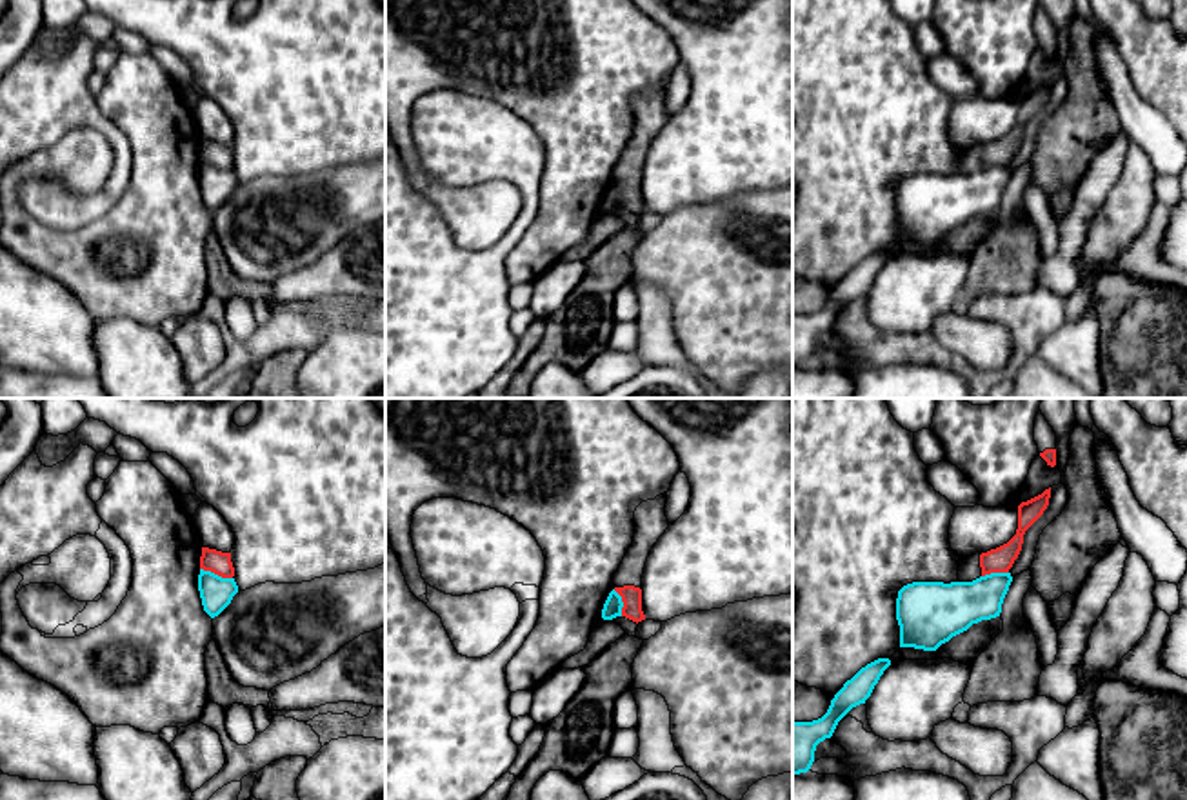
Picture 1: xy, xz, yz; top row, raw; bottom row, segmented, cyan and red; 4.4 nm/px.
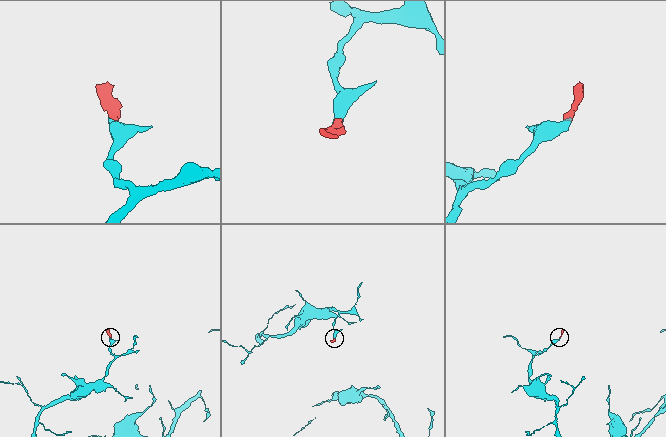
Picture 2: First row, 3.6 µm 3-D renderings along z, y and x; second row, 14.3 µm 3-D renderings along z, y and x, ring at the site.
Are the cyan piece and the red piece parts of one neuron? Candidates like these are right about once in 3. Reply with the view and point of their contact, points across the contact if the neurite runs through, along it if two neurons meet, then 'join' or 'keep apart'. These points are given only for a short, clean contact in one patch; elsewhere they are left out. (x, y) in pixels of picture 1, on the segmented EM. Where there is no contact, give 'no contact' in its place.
xy (217, 575) | along xy (200, 568), (231, 579) | keep apart

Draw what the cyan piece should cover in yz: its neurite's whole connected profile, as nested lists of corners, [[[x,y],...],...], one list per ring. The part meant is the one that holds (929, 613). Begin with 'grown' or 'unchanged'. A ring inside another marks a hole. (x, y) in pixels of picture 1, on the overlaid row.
unchanged | [[[1011,573],[973,582],[913,582],[898,591],[900,647],[936,651],[973,624],[1000,616]]]

